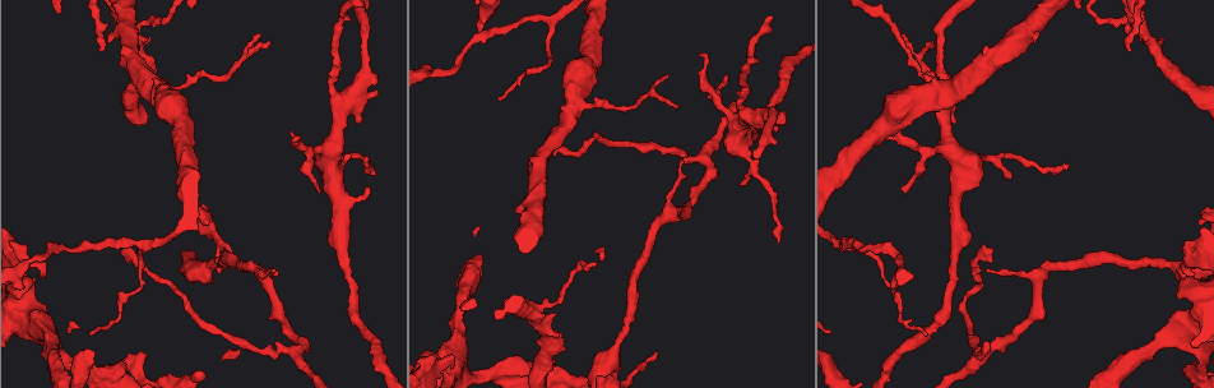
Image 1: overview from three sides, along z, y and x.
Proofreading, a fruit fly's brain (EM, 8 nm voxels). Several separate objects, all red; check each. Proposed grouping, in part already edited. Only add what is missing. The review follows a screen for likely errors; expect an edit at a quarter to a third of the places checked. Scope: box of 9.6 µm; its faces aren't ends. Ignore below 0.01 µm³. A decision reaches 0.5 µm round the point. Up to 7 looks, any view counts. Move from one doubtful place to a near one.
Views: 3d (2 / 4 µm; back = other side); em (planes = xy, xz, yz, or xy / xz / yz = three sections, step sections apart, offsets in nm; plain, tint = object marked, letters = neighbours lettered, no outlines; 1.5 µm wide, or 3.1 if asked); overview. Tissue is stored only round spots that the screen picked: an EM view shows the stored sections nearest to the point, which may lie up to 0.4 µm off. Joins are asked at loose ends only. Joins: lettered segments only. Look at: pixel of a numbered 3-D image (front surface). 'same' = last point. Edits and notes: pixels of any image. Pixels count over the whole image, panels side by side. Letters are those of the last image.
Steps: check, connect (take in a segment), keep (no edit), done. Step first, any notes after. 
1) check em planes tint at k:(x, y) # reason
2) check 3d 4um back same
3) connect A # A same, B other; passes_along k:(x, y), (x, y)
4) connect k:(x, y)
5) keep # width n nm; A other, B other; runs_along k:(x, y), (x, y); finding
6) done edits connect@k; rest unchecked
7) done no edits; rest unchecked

check em planes letters at 1:(359, 123) # free end

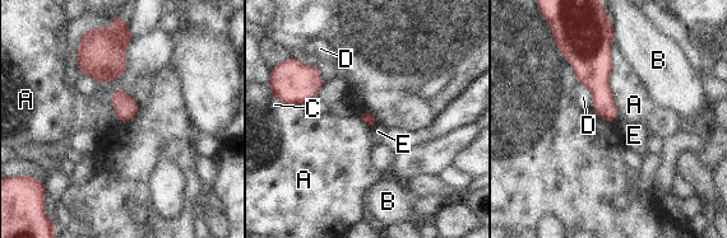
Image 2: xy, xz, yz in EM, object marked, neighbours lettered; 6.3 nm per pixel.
keep # A other, B other, C other, D other, E other; border 2:(610, 46), (614, 124); none of them fits

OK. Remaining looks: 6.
check em planes letters at 1:(934, 43) # free end

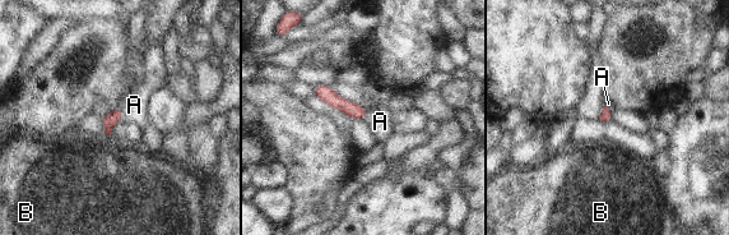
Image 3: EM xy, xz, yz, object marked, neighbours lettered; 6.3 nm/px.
connect A # A same, B other; the neuron continues

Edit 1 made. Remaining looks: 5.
check em planes tint at 1:(101, 51) # free end

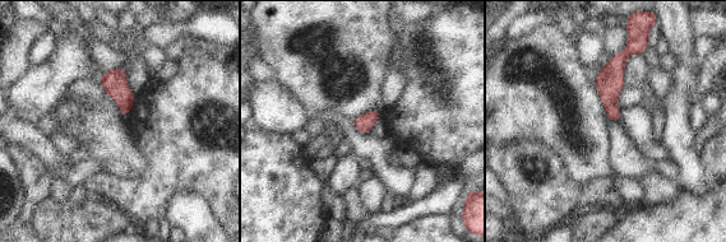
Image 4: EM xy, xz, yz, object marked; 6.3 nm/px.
check em planes letters same

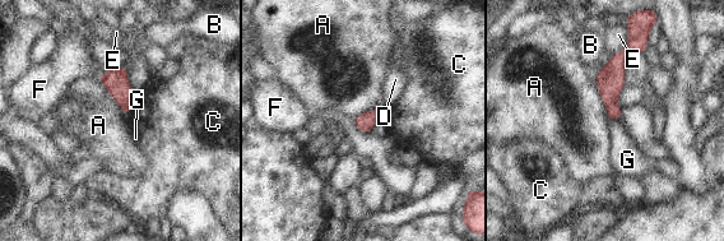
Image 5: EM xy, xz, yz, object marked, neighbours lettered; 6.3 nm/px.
keep # A other, B other, C other, D other, E other, F other, G other; border 5:(609, 119), (620, 120); no lettered segment goes on from it

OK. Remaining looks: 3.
done edits connect@3; rest unchecked

